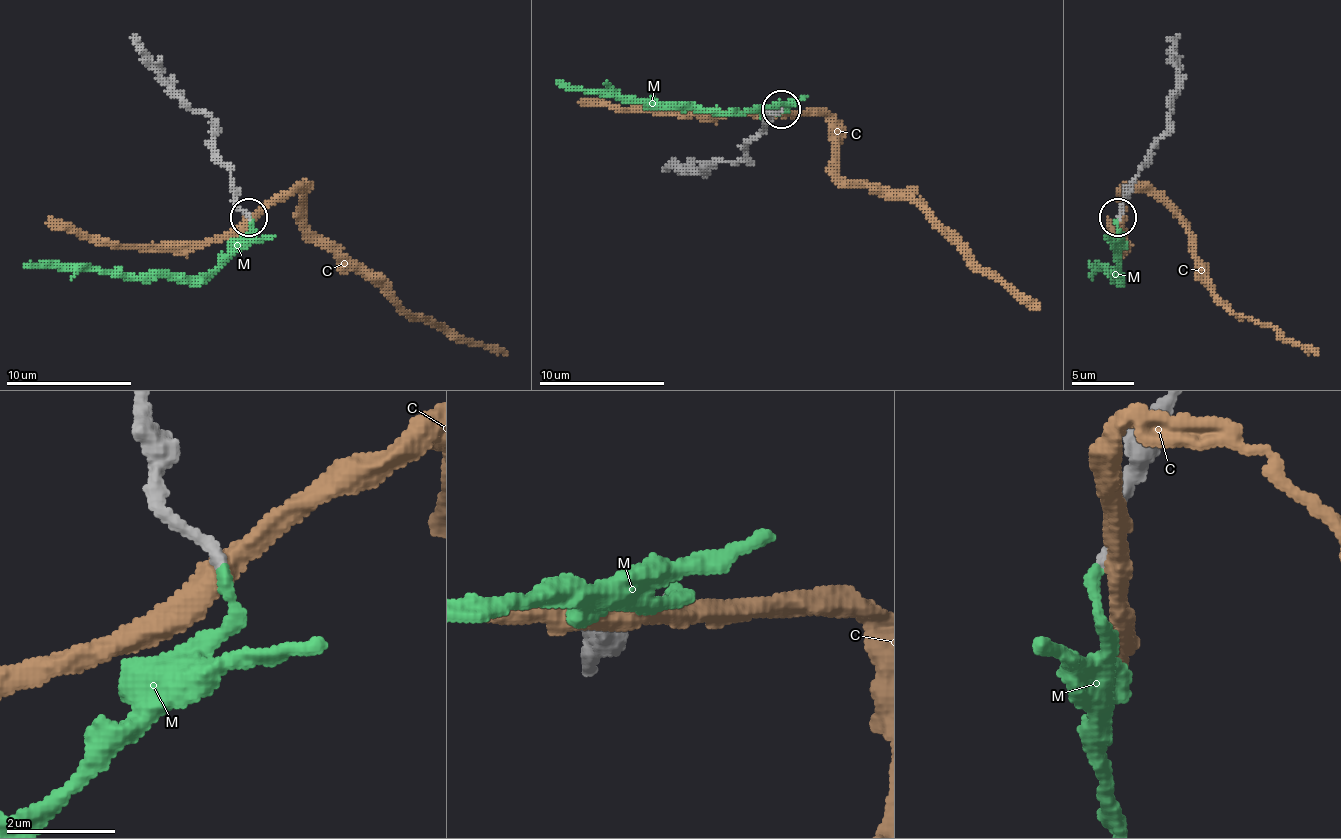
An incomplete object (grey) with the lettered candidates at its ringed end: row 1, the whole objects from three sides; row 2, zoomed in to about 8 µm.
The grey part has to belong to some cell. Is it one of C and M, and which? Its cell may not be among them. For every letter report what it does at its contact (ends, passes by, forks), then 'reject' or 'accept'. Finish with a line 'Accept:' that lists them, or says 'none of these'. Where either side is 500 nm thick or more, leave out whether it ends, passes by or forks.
C: it passes by | reject
M: it ends | accept
Accept: M

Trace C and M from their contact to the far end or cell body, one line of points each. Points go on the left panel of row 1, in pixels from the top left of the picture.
C: (249, 216), (296, 188), (309, 229), (409, 314), (507, 355)
M: (249, 216), (246, 235), (212, 270), (196, 276), (124, 276), (89, 267), (33, 267), (23, 264)

